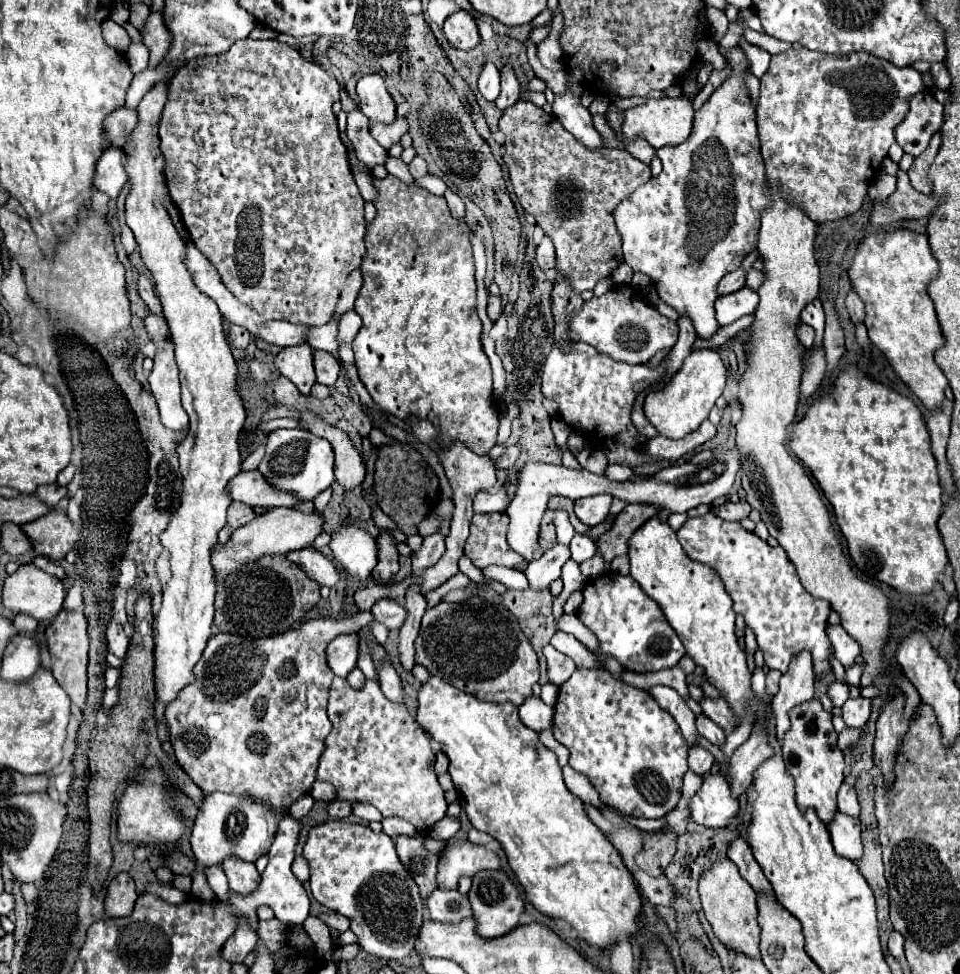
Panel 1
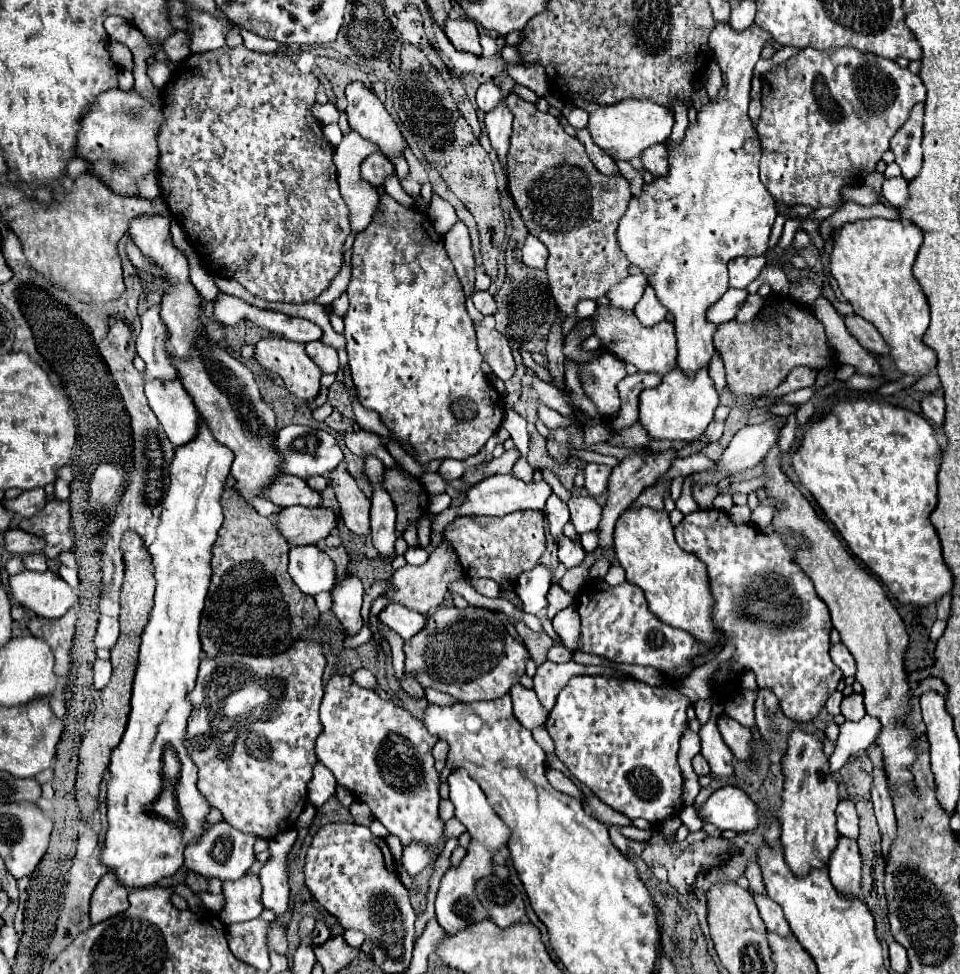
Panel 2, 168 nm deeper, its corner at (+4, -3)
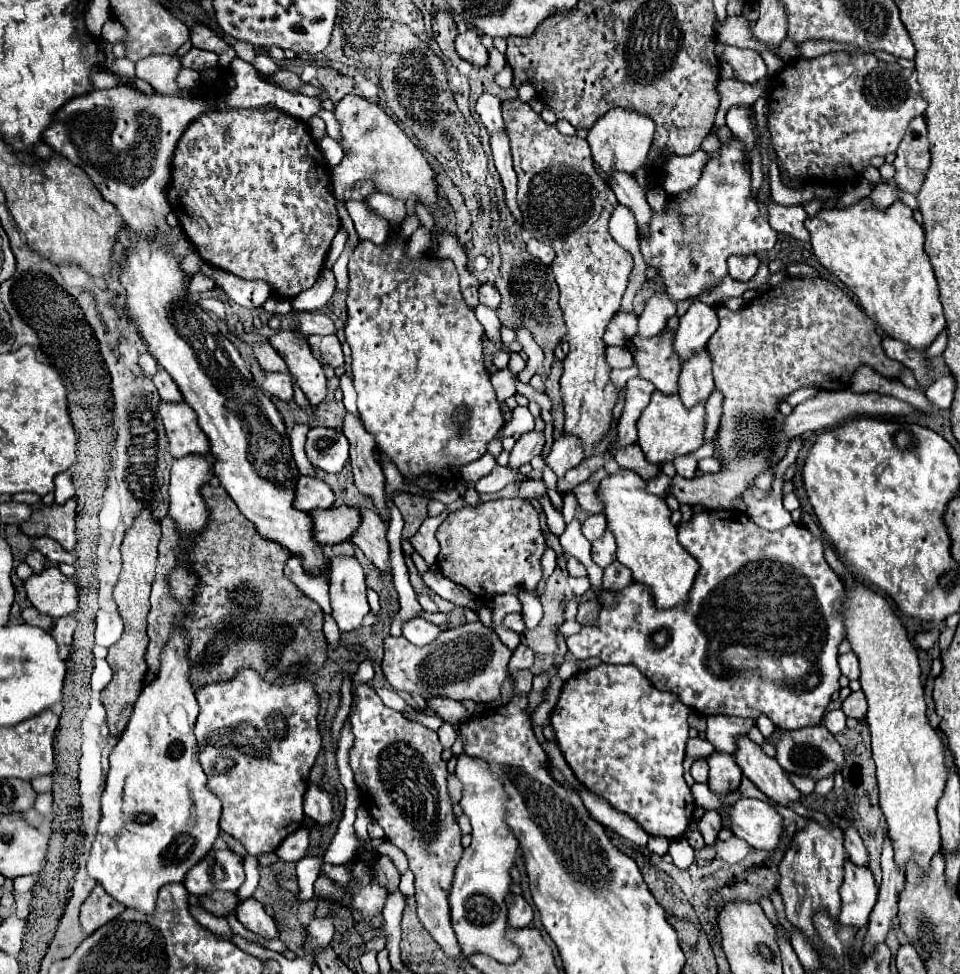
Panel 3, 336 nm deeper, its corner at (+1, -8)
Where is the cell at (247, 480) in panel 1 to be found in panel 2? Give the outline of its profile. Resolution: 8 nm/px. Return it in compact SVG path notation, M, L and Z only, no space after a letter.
M274 476L274 480L266 486L266 492L262 492L268 500L272 500L276 506L286 508L286 506L306 506L306 508L316 508L320 506L320 494L310 490L308 484L296 476Z

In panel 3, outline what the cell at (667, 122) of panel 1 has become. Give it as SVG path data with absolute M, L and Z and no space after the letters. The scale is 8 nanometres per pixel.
M621 107L607 111L589 129L589 137L587 137L587 143L589 143L591 153L593 153L595 167L601 169L603 173L623 171L629 175L643 169L645 161L647 161L647 153L651 149L653 133L655 133L655 123L647 115L639 115L635 111L627 111Z

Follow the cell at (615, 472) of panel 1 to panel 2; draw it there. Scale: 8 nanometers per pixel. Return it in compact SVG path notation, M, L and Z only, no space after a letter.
M588 464L586 470L584 470L584 476L586 476L586 490L592 494L592 496L600 496L606 486L608 486L608 478L612 474L612 468L608 466L602 466L602 464Z

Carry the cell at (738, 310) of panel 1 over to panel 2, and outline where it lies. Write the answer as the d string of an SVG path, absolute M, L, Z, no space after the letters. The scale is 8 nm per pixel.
M728 288L728 292L714 304L710 306L708 310L708 320L714 322L714 324L724 324L724 322L730 322L736 318L740 306L746 302L748 298L748 292L746 290L734 290L734 288Z

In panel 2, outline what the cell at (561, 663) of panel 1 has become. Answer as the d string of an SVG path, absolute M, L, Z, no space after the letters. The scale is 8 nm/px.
M554 644L548 650L546 660L550 660L550 662L570 662L572 660L572 652L566 646L562 646L562 644Z

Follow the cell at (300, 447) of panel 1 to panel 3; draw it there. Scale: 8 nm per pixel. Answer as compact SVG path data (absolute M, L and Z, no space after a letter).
M313 427L307 433L305 453L311 465L321 467L327 473L339 473L349 459L349 441L337 429Z

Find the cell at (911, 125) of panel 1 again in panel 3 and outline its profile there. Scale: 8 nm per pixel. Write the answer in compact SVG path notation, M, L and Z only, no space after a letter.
M915 117L903 141L897 147L897 157L893 161L895 167L893 183L899 189L917 195L925 179L925 171L929 169L929 163L931 163L931 155L929 155L927 125L923 117Z

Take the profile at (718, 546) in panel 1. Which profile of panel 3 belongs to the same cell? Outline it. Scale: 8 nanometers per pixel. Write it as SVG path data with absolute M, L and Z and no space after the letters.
M737 509L729 511L701 511L695 513L687 523L679 527L679 543L699 561L699 571L695 577L695 583L689 593L689 603L685 607L673 607L673 609L657 609L653 607L653 595L649 595L649 587L641 583L631 583L619 593L619 603L613 609L603 609L599 615L599 625L597 627L583 627L581 633L567 637L567 649L577 657L577 659L587 659L587 657L597 657L603 663L613 663L613 665L629 665L633 663L639 667L641 673L647 675L647 679L661 691L669 691L677 697L681 697L681 703L685 703L689 709L695 709L697 713L709 717L709 715L735 715L735 717L753 717L757 719L759 715L767 715L779 729L791 731L791 729L801 729L807 725L817 725L831 701L831 695L839 691L839 663L837 663L837 647L845 635L845 625L843 625L843 601L845 601L845 589L843 583L839 583L839 575L827 565L823 557L823 543L817 539L807 527L791 523L779 531L765 531L757 527L745 513Z

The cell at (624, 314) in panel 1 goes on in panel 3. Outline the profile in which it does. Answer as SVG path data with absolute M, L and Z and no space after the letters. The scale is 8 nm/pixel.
M671 317L667 327L667 333L643 339L633 337L629 343L629 351L633 353L639 377L651 381L661 393L677 393L677 379L681 373L681 361L677 361L675 349L673 349L673 331L677 329L679 319Z

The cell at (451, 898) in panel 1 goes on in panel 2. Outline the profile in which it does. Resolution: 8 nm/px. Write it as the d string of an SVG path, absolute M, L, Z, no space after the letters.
M466 770L452 772L448 776L448 784L450 784L450 800L456 806L456 818L472 834L472 844L468 848L466 858L462 860L462 864L458 868L450 868L442 876L442 882L440 882L440 888L436 894L436 920L448 934L456 934L458 930L466 928L468 924L488 918L488 912L484 910L484 906L480 904L480 900L474 894L474 882L482 876L492 874L492 856L500 846L504 846L508 842L510 828L500 820L500 816L488 804L480 786L466 774Z

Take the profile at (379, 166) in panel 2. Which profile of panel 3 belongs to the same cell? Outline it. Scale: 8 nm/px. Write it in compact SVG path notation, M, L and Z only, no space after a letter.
M359 181L359 183L353 185L353 193L355 193L357 199L365 199L365 197L369 197L371 193L375 193L375 187L373 187L373 183L369 183L369 181Z

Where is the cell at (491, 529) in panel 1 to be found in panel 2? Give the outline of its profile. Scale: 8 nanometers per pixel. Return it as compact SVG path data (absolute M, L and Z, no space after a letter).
M520 510L514 514L506 514L506 516L464 516L464 518L456 518L450 526L446 526L444 530L444 538L452 542L460 564L464 568L464 574L468 578L492 578L496 582L500 580L510 580L516 582L518 576L524 570L532 570L540 556L546 550L546 536L544 536L544 514L538 510Z

